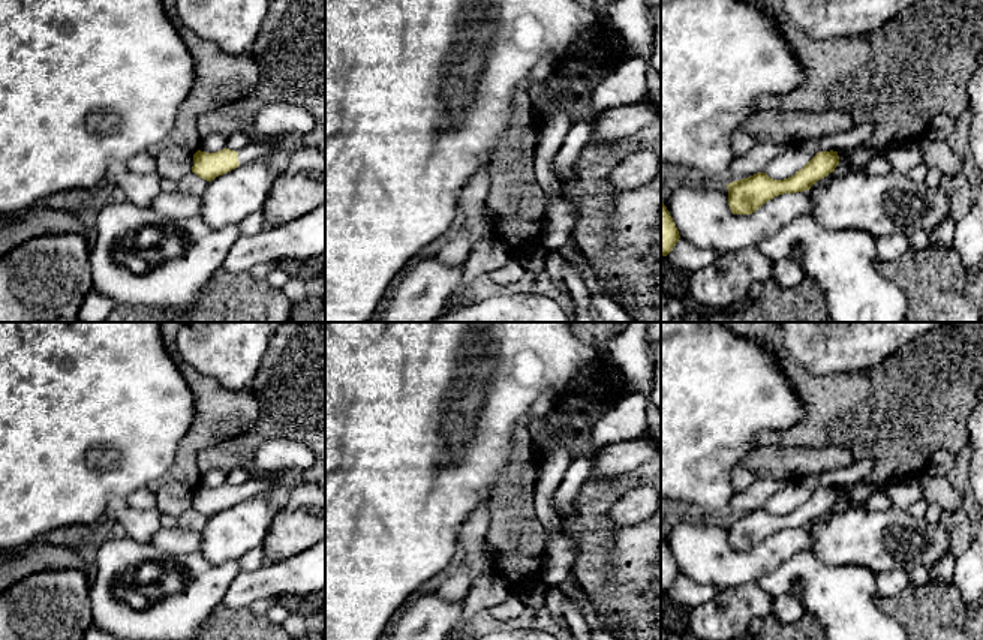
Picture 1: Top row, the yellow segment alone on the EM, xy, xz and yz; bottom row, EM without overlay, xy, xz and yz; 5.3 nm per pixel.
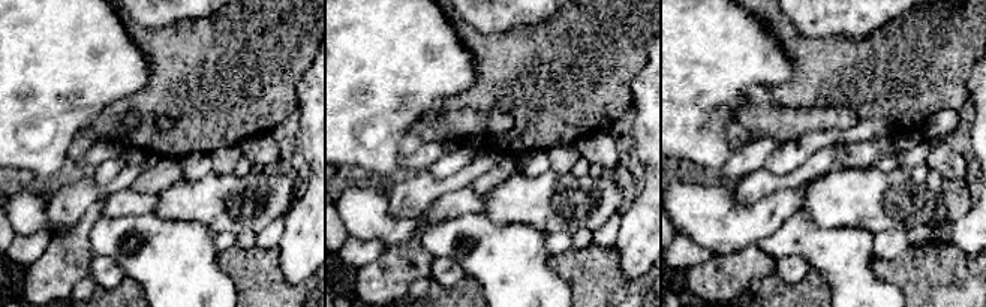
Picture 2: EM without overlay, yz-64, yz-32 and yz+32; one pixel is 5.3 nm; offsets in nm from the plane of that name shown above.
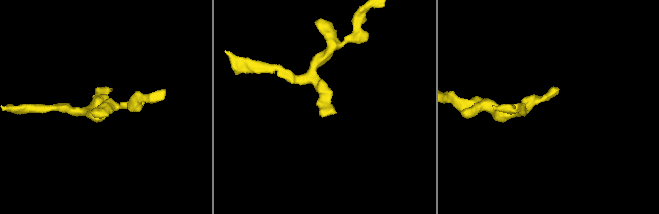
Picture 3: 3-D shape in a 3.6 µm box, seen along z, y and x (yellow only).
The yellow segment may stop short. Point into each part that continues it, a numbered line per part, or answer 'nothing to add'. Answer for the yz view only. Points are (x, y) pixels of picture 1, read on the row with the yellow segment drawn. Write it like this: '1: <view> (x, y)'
nothing to add

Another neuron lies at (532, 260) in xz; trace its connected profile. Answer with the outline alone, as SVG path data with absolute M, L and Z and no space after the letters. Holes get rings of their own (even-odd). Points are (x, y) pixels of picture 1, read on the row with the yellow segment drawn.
M533 243L517 253L517 259L526 273L539 274L545 271L544 256L547 249L541 243Z

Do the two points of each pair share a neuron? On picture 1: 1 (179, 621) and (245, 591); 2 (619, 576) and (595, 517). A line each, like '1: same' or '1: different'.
1: different
2: same

